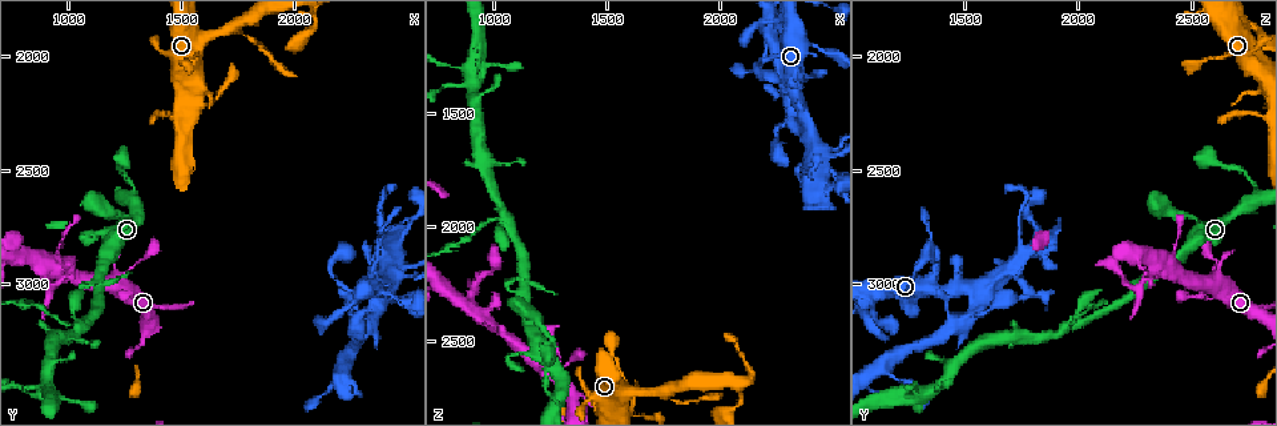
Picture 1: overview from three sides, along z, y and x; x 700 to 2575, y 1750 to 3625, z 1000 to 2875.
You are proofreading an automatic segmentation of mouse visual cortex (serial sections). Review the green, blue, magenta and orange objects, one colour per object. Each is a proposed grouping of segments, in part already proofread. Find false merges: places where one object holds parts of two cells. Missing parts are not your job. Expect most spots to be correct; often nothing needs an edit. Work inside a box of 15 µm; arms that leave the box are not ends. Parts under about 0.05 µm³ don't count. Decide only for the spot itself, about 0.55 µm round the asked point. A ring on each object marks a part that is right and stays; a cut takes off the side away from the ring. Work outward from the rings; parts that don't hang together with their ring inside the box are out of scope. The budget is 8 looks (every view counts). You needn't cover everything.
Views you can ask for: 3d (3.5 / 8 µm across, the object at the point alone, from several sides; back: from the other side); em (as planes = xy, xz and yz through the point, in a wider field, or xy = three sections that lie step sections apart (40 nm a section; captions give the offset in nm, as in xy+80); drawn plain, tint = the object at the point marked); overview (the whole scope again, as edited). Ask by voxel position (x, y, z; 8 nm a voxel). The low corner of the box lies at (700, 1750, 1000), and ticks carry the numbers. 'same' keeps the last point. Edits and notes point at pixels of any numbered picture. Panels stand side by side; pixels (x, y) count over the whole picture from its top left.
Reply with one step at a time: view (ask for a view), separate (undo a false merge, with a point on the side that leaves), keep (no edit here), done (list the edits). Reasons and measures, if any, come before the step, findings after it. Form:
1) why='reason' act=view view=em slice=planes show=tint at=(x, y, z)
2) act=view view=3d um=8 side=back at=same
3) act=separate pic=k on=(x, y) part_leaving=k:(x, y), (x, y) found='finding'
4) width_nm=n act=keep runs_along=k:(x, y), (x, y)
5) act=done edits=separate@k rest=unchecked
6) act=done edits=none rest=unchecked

why='thin arm on a thick one' act=view view=em slice=xy step=1 show=tint at=(1230, 2970, 2600)

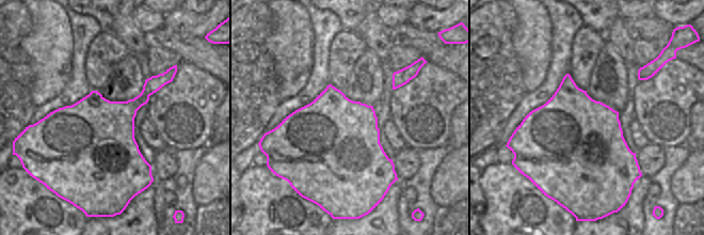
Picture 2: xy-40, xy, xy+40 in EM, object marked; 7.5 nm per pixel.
act=view view=3d um=3.5 at=same

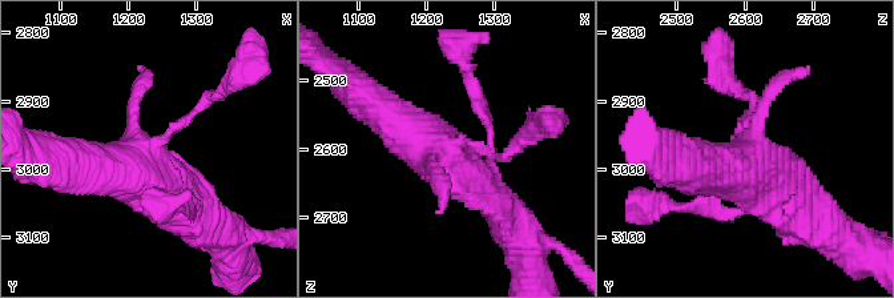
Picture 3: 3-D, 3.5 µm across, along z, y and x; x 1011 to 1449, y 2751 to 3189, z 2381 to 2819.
act=keep runs_along=3:(500, 205), (366, 96) found='all the same cell'

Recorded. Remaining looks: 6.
why='side arm on a straight run' act=view view=3d um=3.5 at=(940, 2930, 2390)

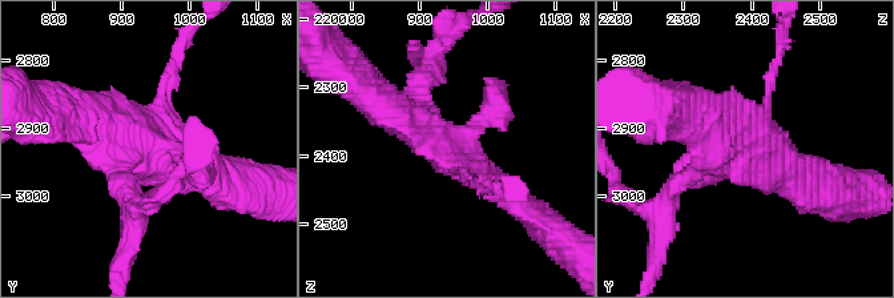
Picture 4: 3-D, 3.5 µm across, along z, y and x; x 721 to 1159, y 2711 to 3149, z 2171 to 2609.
act=view view=em slice=planes show=tint at=(945, 2930, 2390)

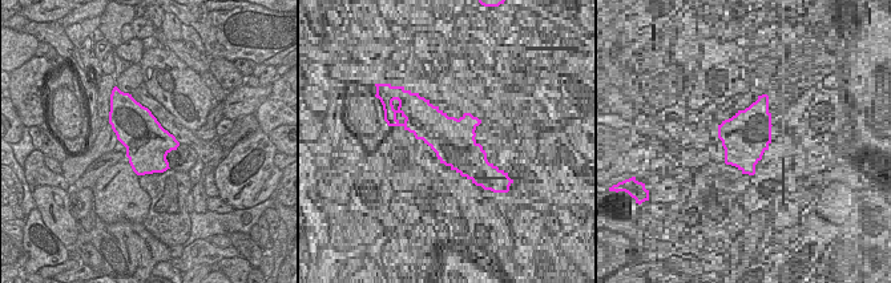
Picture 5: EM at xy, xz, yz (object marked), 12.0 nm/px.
act=keep runs_along=4:(514, 198), (379, 99) found='continuous, no second cell'

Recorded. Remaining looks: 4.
why='side arm on a straight run' act=view view=3d um=3.5 at=(1150, 2990, 2320)

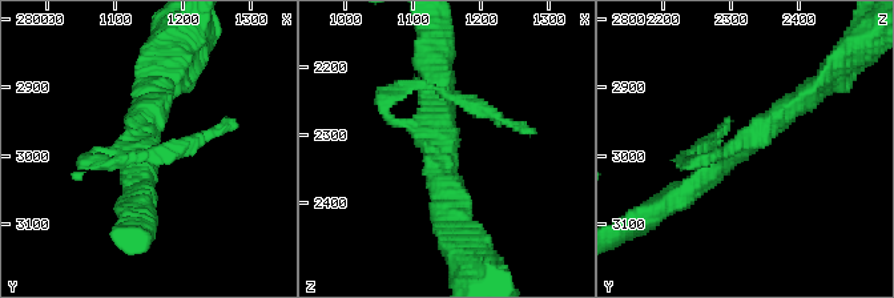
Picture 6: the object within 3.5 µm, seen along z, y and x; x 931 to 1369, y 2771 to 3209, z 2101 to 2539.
arms=3 arm_widths_nm=150,300,300 why='need the tissue' act=view view=em slice=xy step=2 show=tint at=(1145, 2985, 2325)

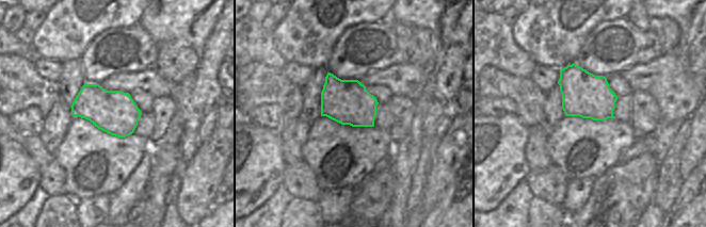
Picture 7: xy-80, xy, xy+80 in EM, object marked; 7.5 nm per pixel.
act=keep found='one cell here'

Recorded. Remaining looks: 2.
why='narrows sharply' act=view view=3d um=3.5 at=(1080, 3190, 1990)

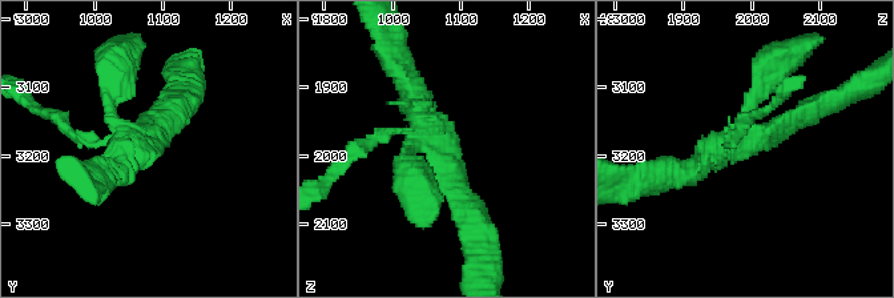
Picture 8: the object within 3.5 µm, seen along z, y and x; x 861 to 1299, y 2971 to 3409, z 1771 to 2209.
arms=4 arm_widths_nm=100,150,250,300 why='now the EM' act=view view=em slice=xy step=1 show=tint at=(1075, 3180, 1995)

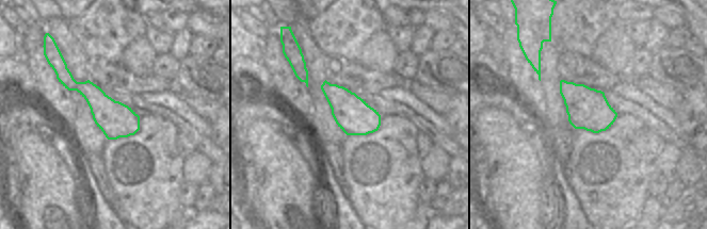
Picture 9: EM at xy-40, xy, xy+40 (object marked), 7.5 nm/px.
act=keep found='all the same cell'

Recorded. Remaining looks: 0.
act=done edits=none rest=unchecked

